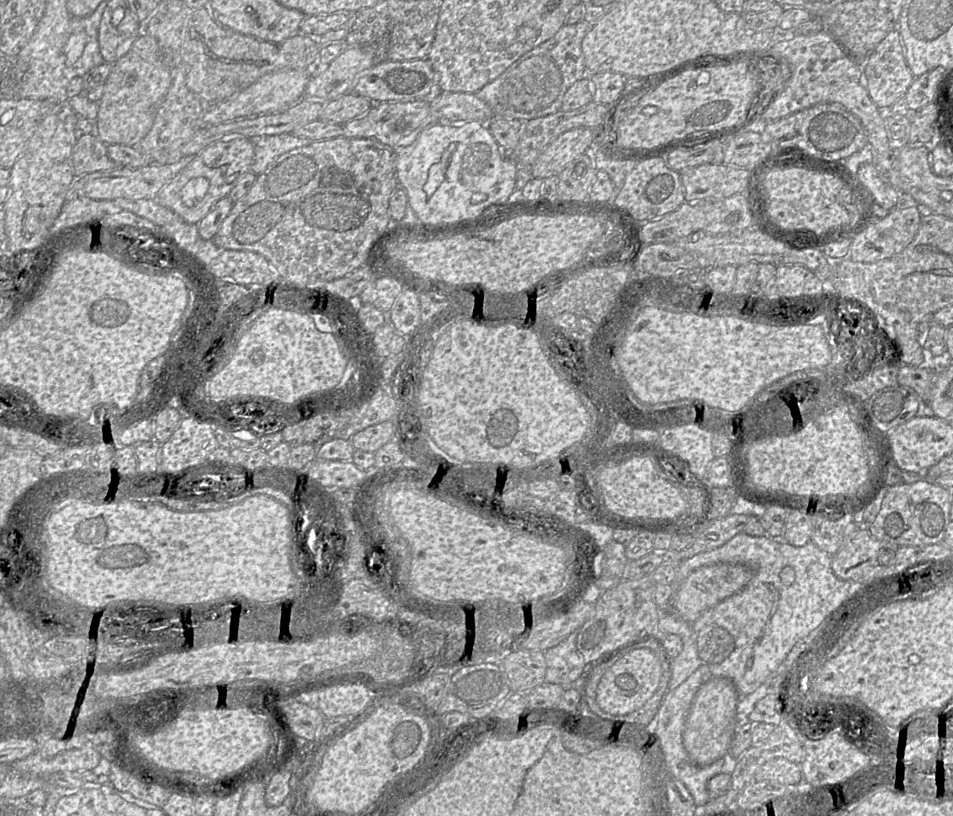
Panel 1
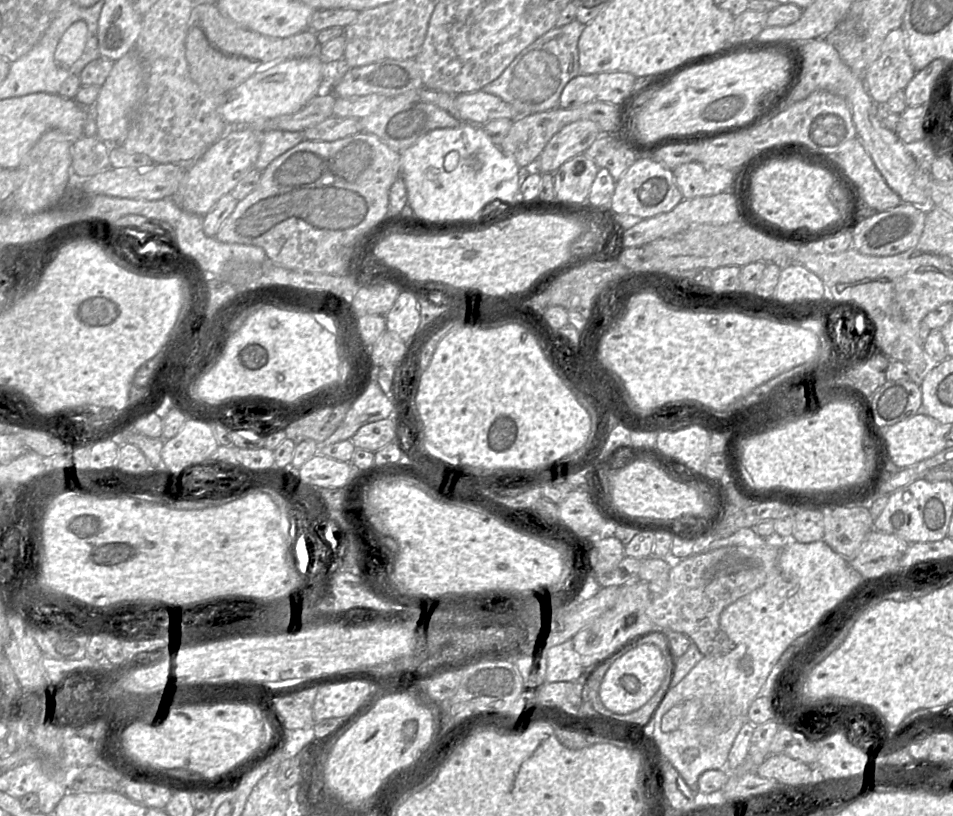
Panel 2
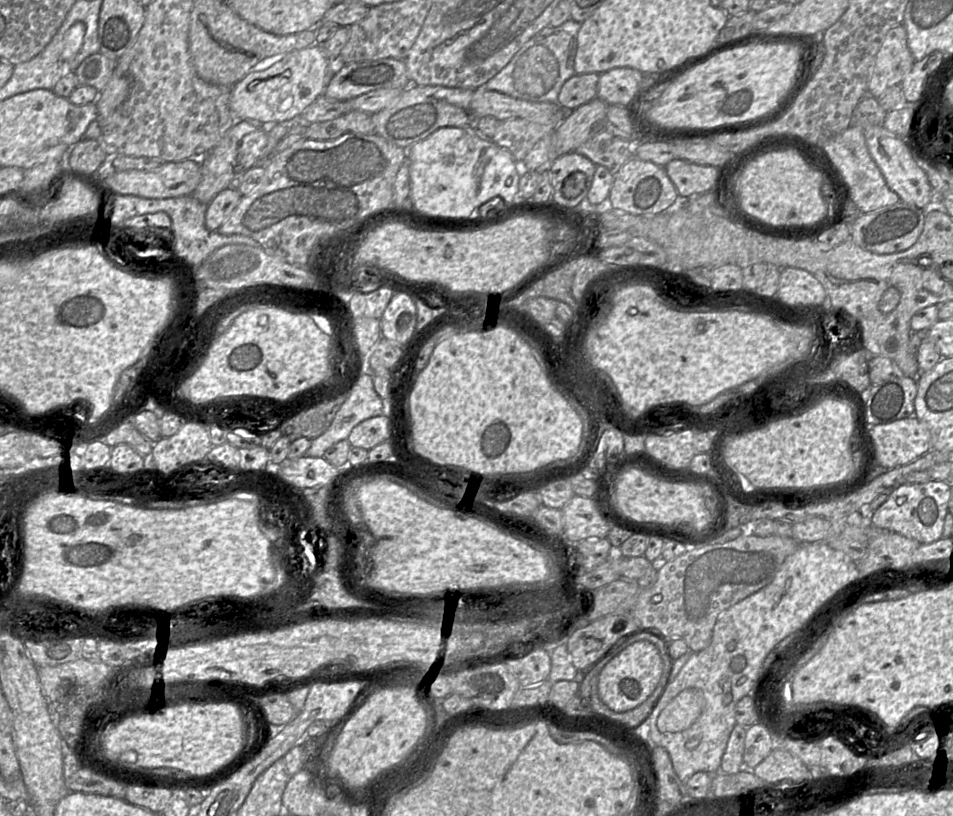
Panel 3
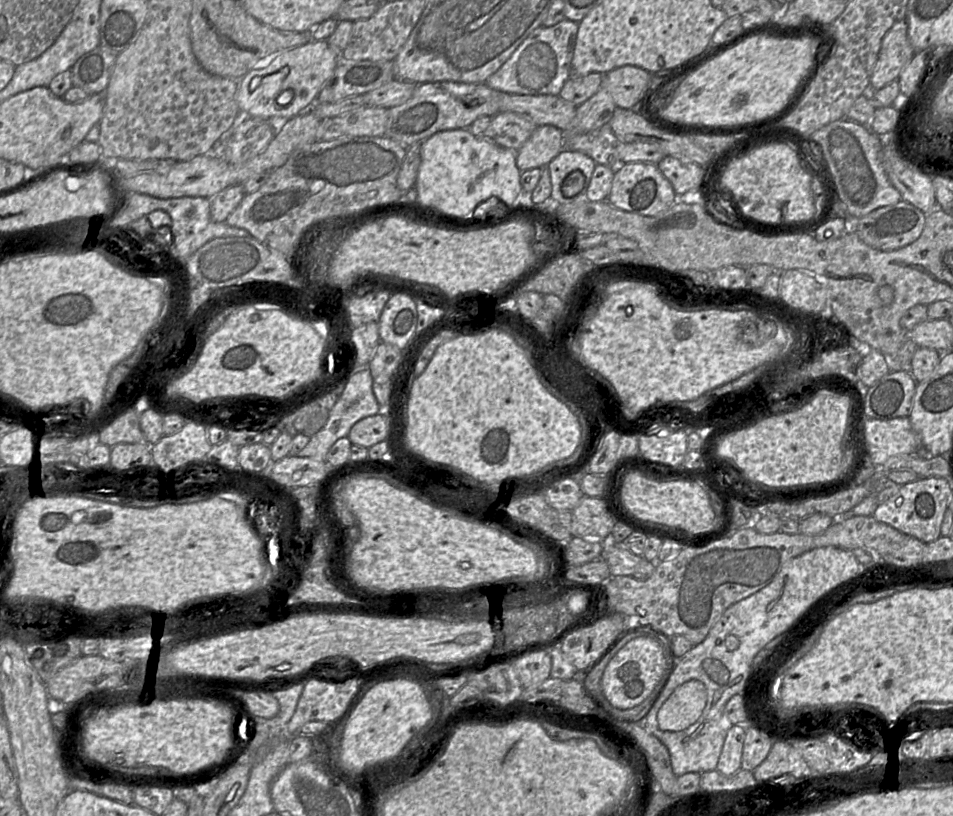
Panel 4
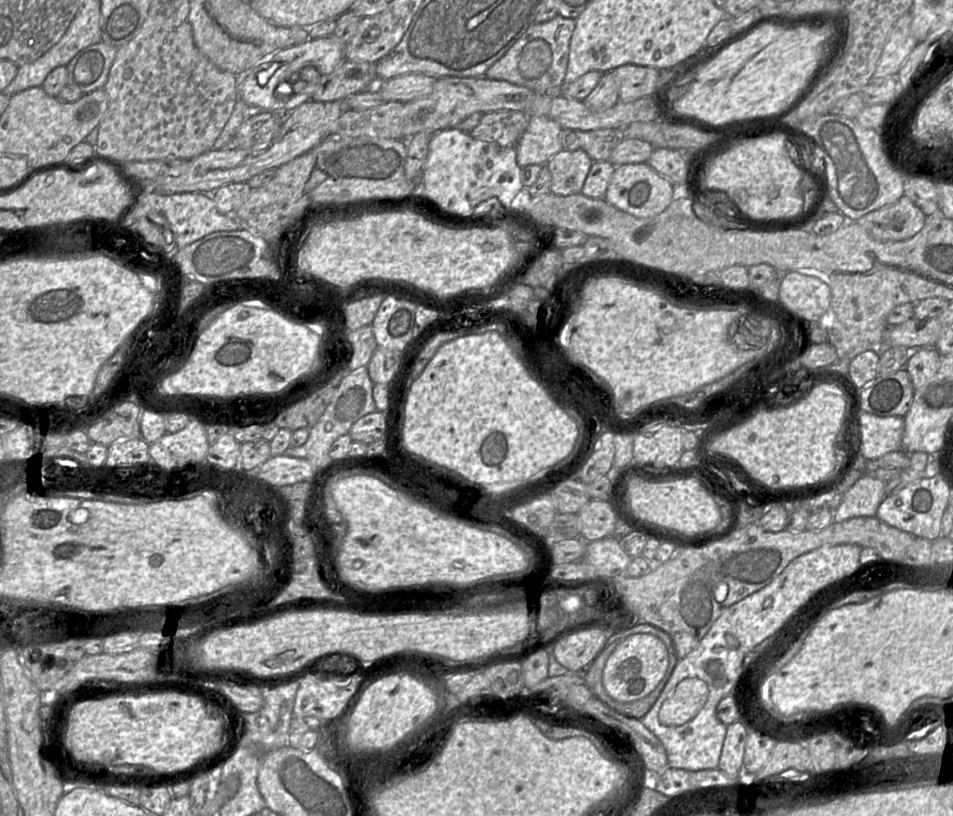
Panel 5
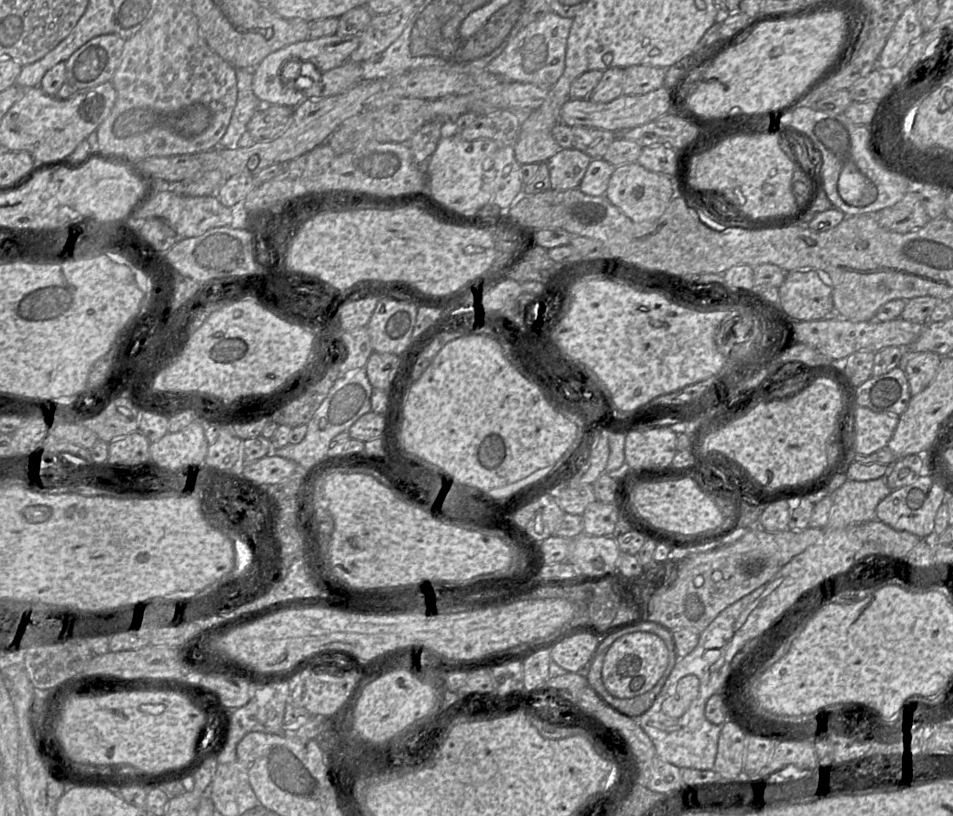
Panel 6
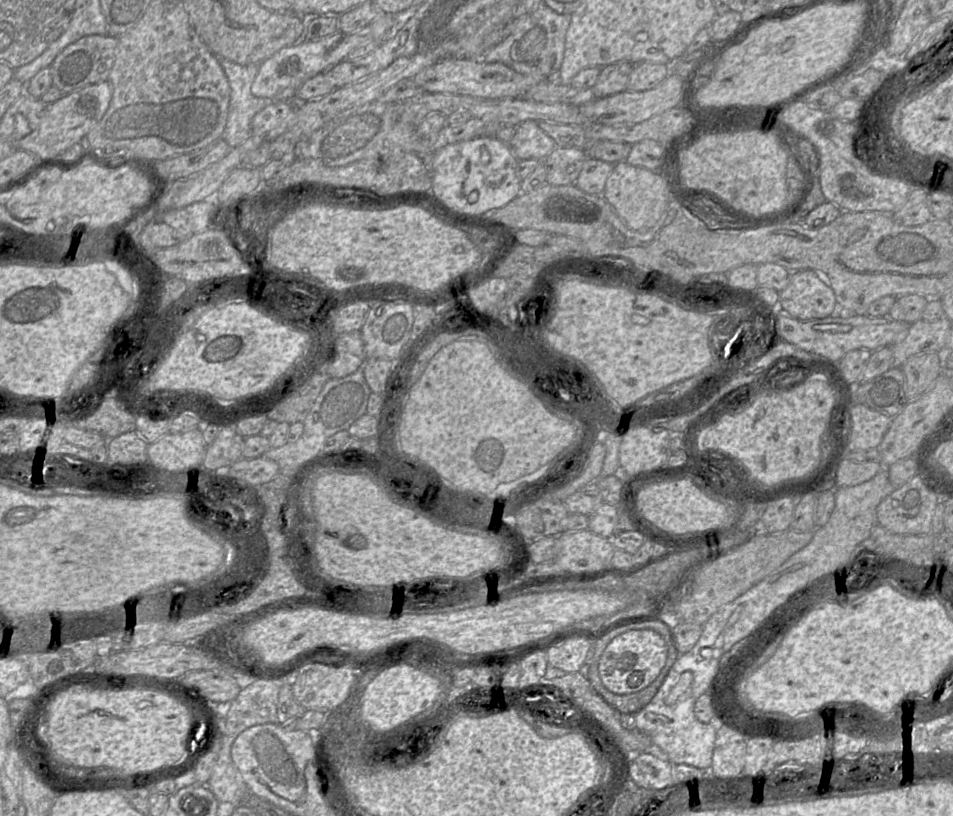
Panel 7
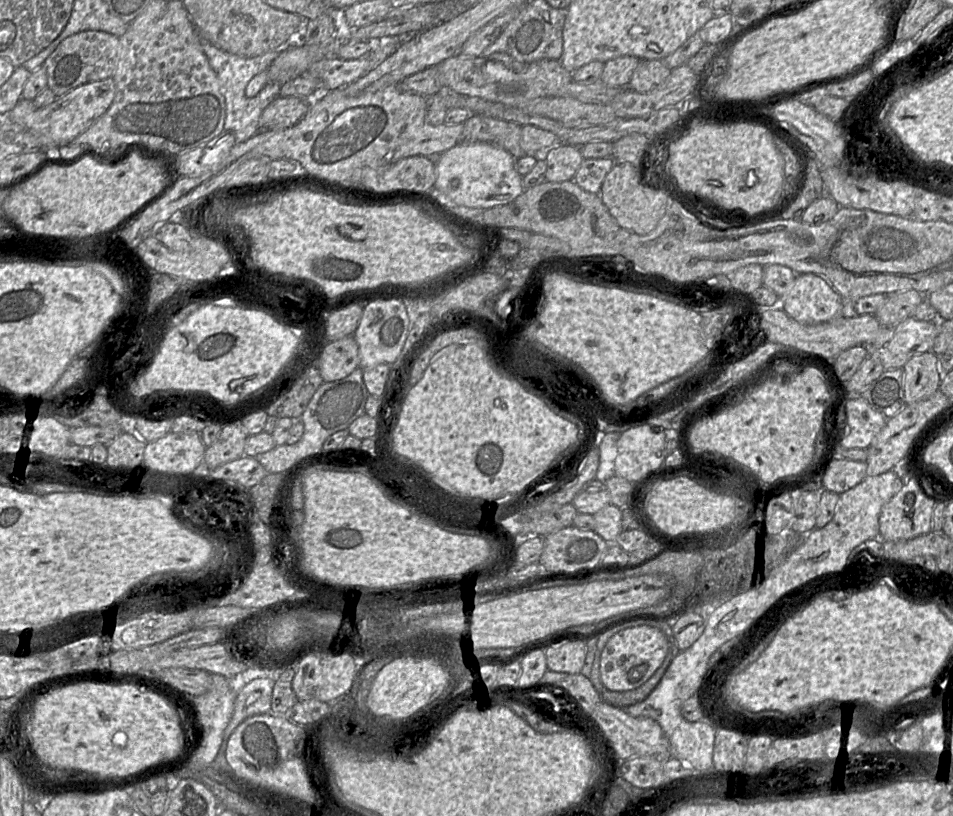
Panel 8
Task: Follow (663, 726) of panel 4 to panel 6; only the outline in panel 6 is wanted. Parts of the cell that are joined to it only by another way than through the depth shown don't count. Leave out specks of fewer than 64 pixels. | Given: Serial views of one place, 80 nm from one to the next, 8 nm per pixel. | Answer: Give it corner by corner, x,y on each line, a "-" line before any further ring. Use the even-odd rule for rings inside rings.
686,675
673,685
662,704
662,712
672,718
681,717
699,693
699,679

